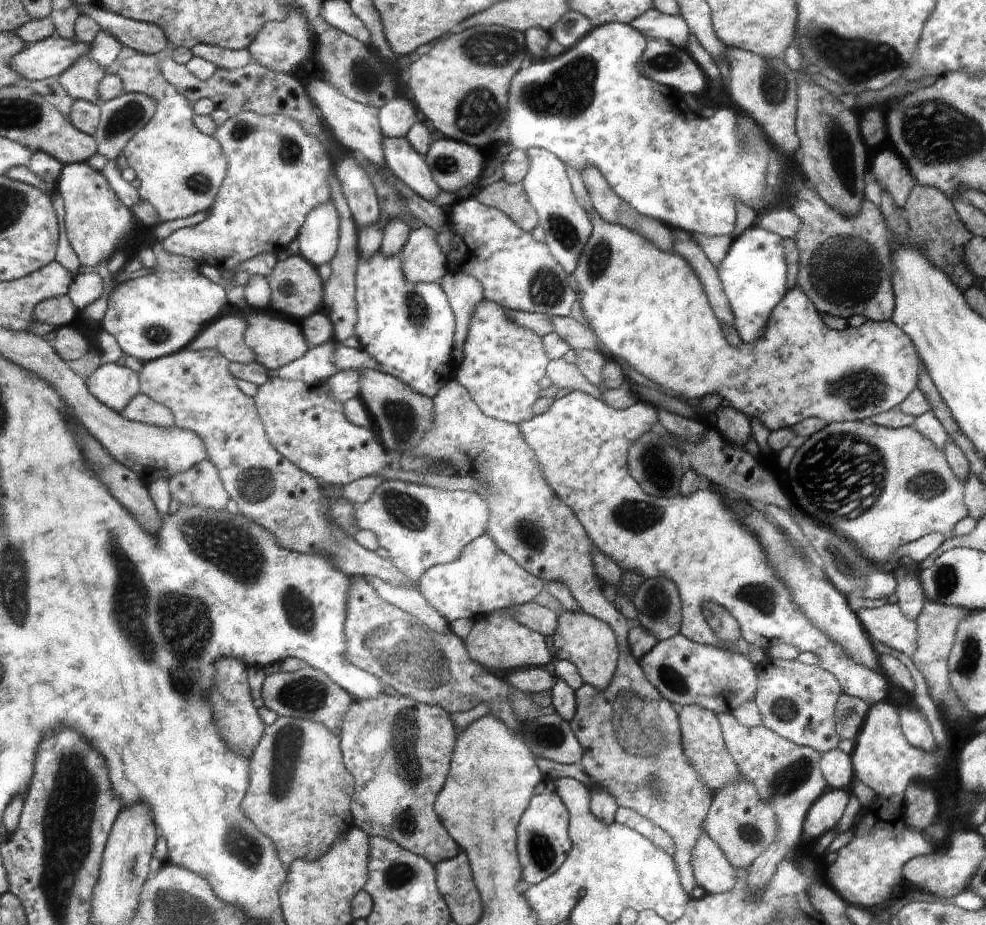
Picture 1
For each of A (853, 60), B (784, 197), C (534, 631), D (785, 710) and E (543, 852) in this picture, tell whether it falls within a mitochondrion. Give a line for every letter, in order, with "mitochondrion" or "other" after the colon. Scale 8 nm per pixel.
A: mitochondrion
B: other
C: other
D: mitochondrion
E: mitochondrion

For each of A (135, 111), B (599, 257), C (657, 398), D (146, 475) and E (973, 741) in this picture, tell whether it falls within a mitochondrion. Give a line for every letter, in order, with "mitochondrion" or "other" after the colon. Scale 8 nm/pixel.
A: mitochondrion
B: mitochondrion
C: other
D: other
E: other

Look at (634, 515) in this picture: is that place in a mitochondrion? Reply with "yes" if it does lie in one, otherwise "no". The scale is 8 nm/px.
yes

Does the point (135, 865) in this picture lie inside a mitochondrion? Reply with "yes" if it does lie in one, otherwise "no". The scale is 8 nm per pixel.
yes

